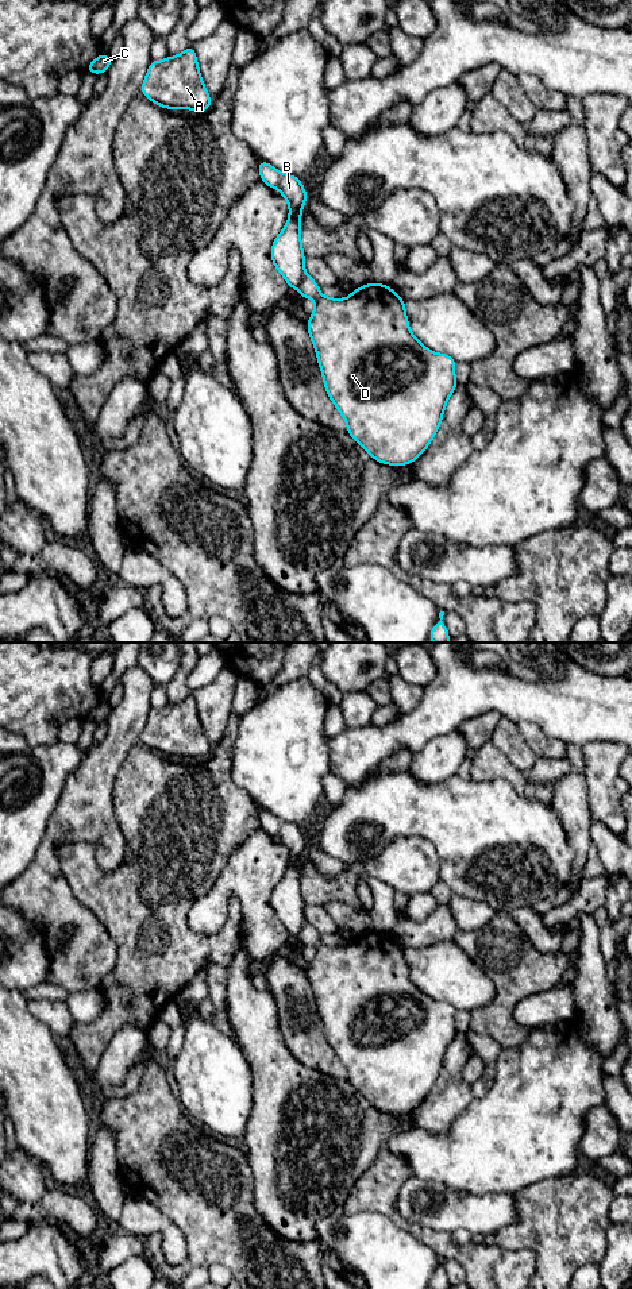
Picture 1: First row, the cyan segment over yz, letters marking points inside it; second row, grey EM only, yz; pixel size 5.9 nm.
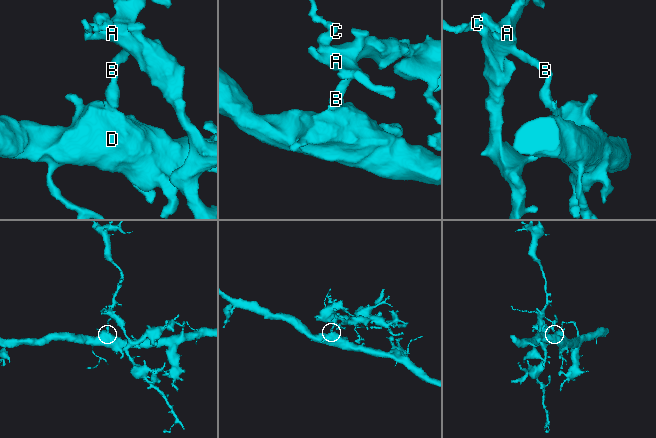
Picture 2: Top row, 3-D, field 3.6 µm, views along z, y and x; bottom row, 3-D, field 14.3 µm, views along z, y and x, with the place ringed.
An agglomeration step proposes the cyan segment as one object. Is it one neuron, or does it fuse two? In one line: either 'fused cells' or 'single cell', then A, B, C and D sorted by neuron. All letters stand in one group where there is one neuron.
fused cells | A B C / D

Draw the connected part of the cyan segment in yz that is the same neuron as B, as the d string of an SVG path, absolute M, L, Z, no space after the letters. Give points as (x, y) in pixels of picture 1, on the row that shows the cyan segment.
M259 161L261 181L270 189L275 188L289 202L289 219L271 246L271 260L289 287L298 289L305 277L304 248L301 246L302 205L308 201L301 180L278 171L269 162Z

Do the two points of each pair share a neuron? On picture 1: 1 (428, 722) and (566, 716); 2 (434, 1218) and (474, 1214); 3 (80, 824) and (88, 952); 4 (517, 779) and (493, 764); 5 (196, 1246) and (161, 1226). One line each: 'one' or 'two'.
1: one
2: one
3: one
4: one
5: two

